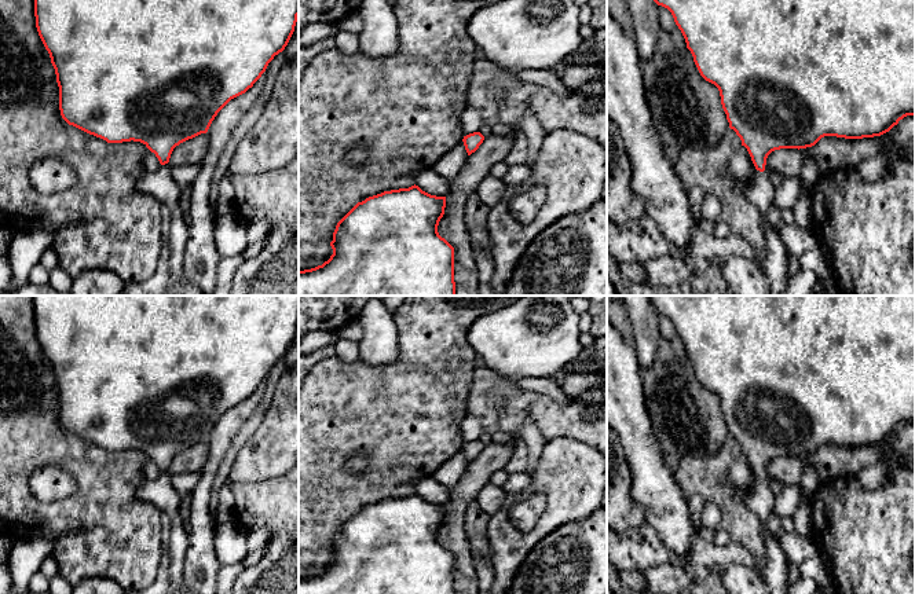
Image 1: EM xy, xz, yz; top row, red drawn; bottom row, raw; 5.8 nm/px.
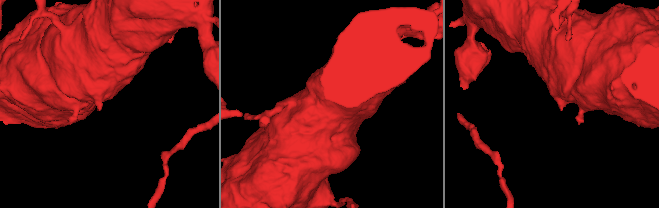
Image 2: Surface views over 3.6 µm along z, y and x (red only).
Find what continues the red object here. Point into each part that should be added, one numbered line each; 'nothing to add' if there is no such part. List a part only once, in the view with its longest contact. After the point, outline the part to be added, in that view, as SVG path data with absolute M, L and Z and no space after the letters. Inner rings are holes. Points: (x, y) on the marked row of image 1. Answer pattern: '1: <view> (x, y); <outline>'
1: yz (760, 191); M765 165L765 170L754 170L754 180L751 183L746 183L743 188L743 197L749 199L765 217L766 210L771 205L773 205L773 192L775 187L771 182L771 168Z

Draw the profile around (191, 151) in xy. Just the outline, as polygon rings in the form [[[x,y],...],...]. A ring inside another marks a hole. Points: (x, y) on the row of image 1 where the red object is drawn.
[[[201,133],[176,146],[171,154],[171,166],[186,166],[189,164],[200,164],[208,153],[209,139],[206,133]]]

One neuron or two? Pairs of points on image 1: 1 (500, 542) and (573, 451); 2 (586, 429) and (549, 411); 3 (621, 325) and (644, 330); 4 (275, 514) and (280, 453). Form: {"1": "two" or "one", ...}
{"1": "one", "2": "one", "3": "two", "4": "two"}

